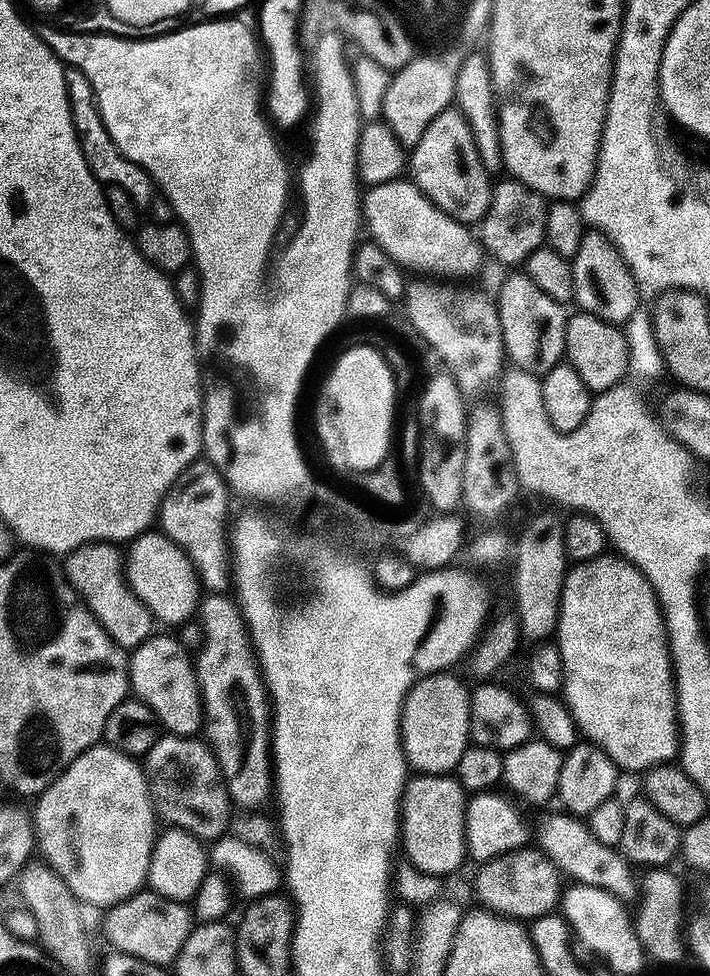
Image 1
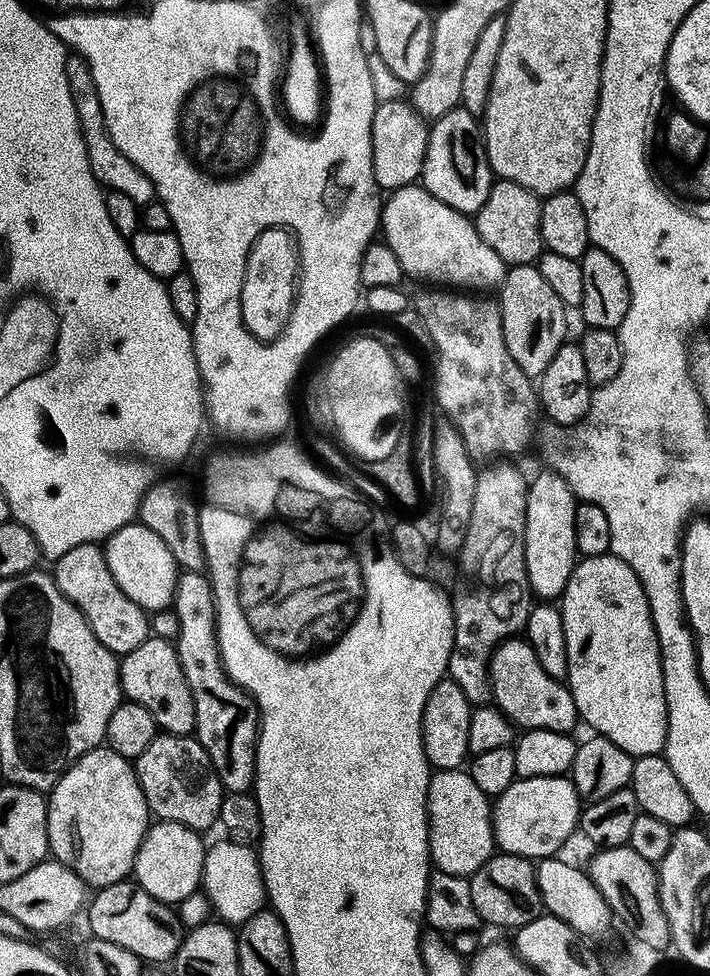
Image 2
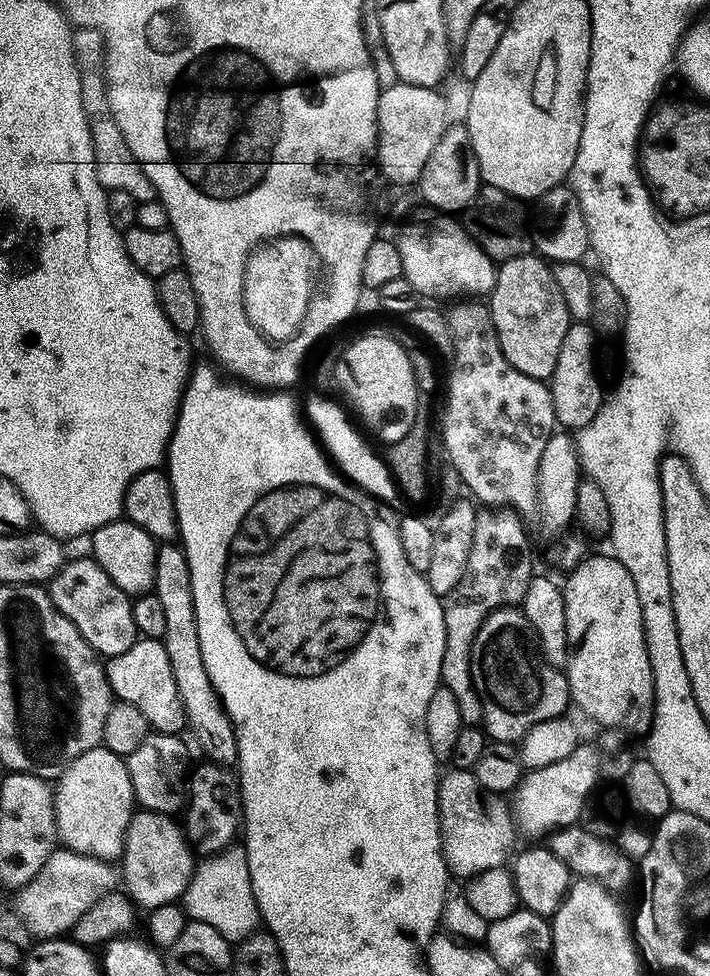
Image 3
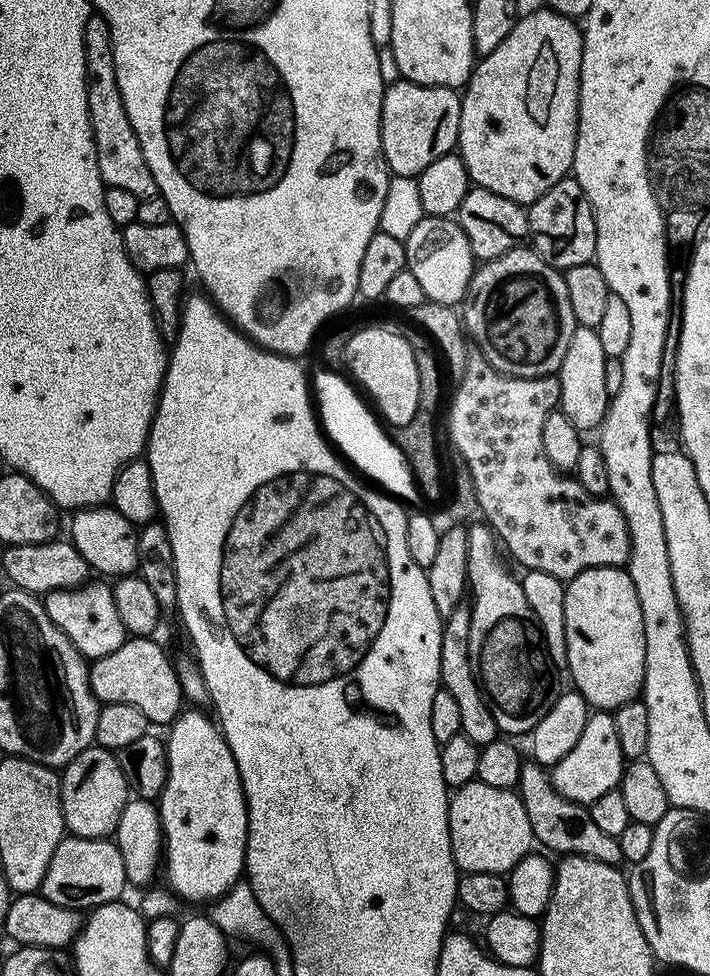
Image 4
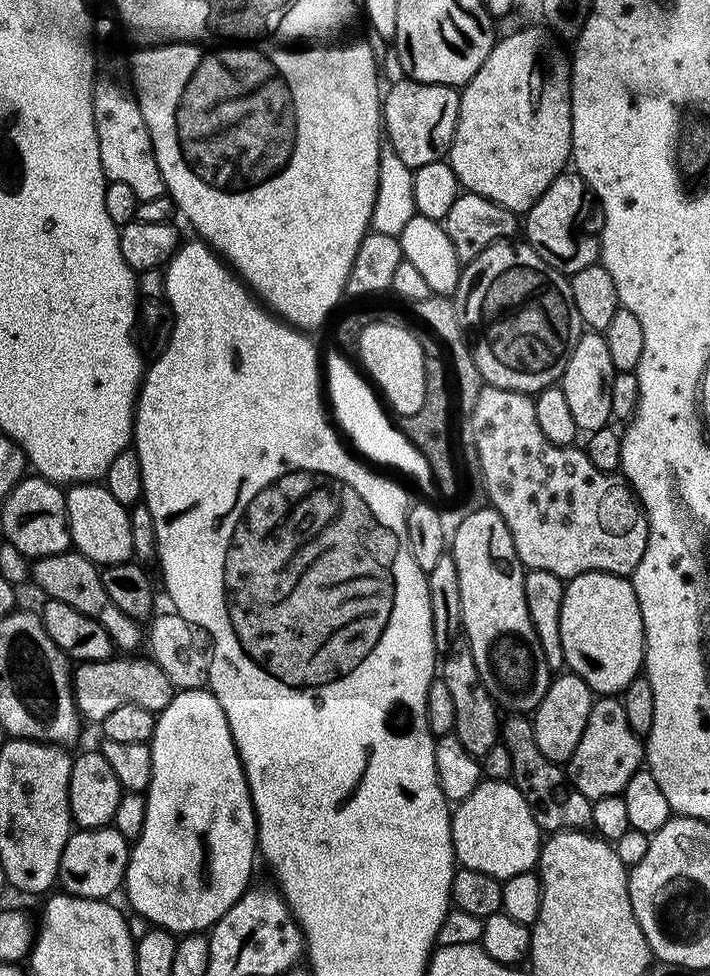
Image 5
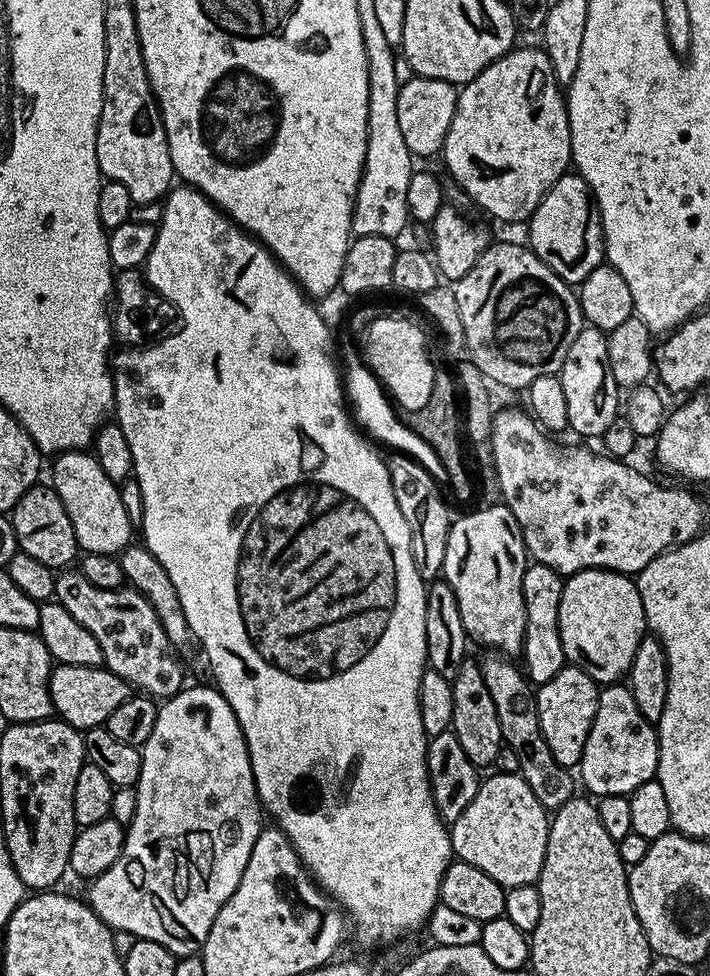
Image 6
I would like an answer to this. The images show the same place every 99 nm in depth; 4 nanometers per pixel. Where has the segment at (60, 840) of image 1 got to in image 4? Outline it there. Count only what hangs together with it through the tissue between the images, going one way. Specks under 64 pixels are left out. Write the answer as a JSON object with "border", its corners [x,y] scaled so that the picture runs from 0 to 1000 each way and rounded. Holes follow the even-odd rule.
{"border":[[[139,764],[123,766],[87,788],[85,821],[90,827],[90,847],[103,857],[156,858],[182,819],[180,796],[162,769]]]}

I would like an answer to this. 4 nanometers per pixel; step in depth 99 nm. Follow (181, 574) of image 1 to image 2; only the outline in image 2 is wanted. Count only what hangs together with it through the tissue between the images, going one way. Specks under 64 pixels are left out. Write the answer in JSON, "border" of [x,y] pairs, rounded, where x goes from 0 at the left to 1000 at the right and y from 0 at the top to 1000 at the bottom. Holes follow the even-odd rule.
{"border":[[[187,535],[154,549],[145,554],[144,560],[161,596],[166,596],[172,609],[177,609],[183,617],[210,629],[227,627],[241,620],[248,608],[251,579],[234,555],[228,555],[228,551],[217,547],[217,543],[211,543],[204,537]]]}

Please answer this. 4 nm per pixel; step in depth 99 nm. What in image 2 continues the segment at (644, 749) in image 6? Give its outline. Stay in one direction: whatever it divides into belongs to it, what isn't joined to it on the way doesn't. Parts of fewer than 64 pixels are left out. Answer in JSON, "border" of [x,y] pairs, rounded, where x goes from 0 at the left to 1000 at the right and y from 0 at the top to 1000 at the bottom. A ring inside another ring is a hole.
{"border":[[[799,794],[770,795],[769,797],[728,797],[723,803],[713,805],[713,809],[707,815],[697,817],[696,823],[693,824],[693,853],[699,860],[699,869],[703,870],[704,873],[717,873],[720,877],[735,877],[739,881],[748,881],[751,883],[759,883],[782,878],[785,874],[787,874],[783,872],[804,859],[806,852],[808,857],[808,853],[813,851],[817,843],[818,827],[820,821],[817,815],[811,813],[811,807],[806,804],[806,800]]]}

